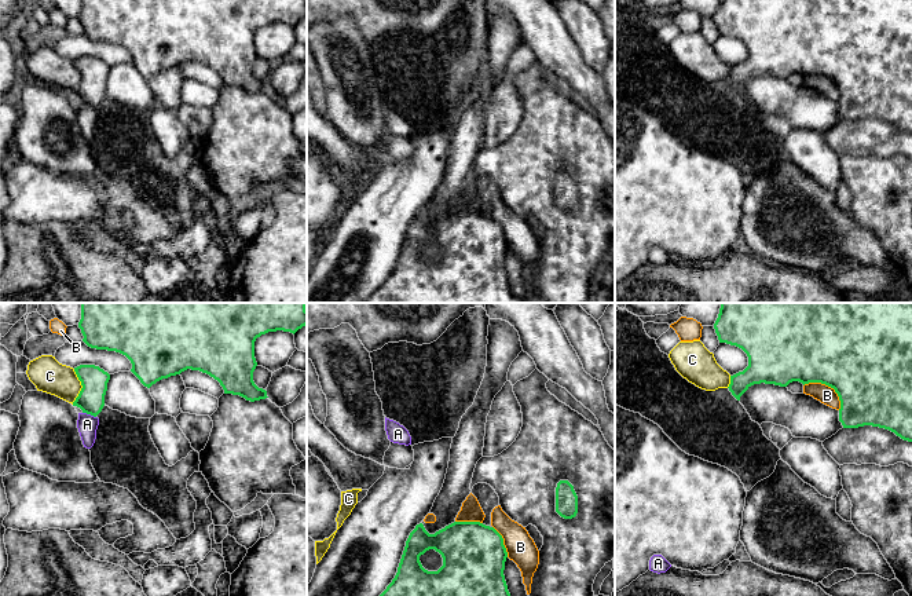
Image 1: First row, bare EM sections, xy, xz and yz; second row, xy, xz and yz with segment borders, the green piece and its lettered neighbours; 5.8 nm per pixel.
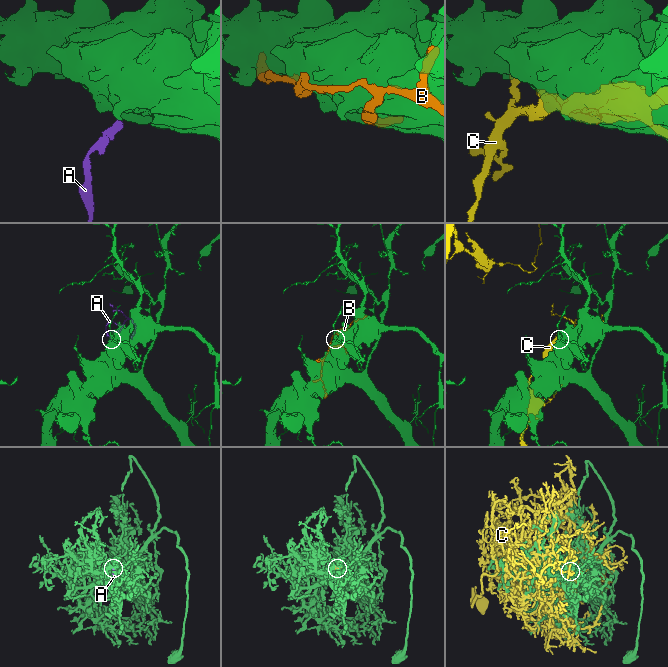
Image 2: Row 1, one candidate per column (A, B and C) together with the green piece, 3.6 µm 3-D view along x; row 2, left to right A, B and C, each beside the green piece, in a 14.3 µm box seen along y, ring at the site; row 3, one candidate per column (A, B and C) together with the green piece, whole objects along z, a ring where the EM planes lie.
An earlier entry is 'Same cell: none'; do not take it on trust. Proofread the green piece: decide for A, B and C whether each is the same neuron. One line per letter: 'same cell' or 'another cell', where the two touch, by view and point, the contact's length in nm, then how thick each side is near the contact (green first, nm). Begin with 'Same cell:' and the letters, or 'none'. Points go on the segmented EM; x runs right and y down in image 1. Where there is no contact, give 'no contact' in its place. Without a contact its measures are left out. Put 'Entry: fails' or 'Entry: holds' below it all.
Same cell: A
A: same cell; contact xy (90, 413); length 90 nm; calibres 160 and 120 nm
B: another cell; contact yz (828, 386); length 260 nm; calibres 500 and 110 nm
C: another cell; contact xy (83, 387); length 200 nm; calibres 160 and 200 nm
Entry: fails

